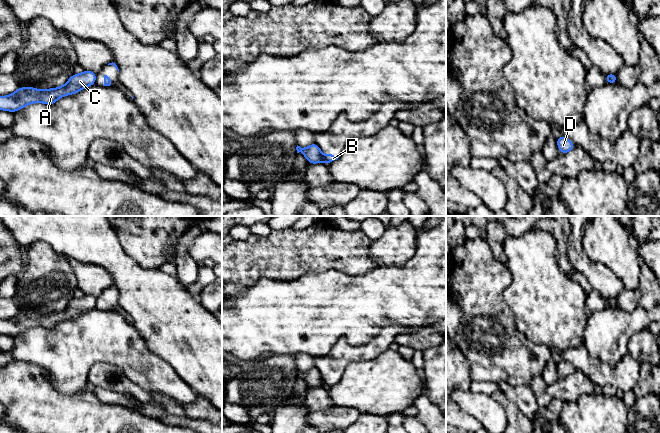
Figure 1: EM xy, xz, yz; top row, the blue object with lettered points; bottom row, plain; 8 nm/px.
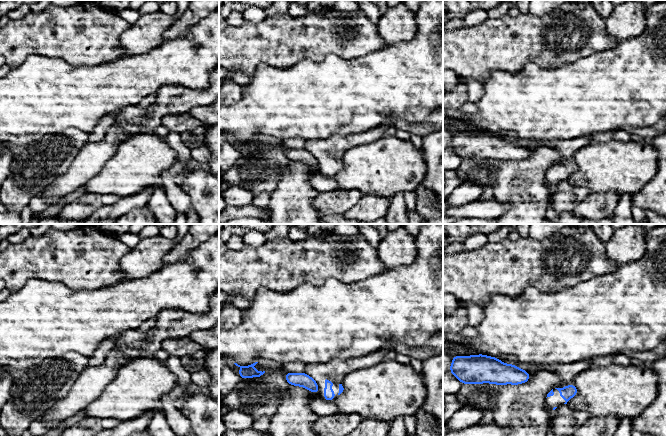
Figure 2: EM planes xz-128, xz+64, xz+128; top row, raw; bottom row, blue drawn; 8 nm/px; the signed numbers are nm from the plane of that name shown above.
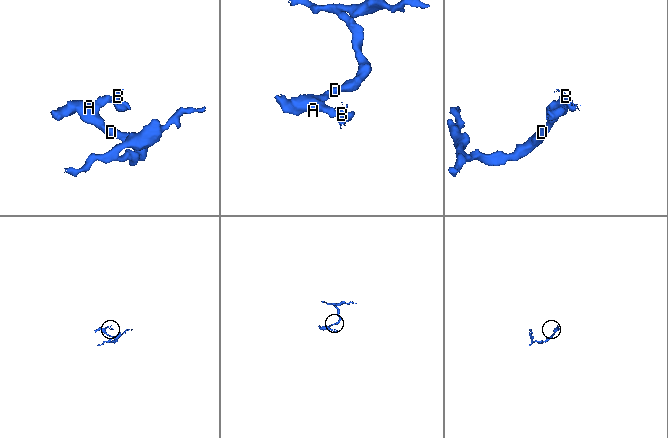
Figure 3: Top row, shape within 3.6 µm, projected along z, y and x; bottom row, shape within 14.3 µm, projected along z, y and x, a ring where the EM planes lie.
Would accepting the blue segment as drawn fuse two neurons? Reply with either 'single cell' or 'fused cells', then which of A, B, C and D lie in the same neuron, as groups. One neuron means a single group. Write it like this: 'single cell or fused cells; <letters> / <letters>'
fused cells; A C D / B

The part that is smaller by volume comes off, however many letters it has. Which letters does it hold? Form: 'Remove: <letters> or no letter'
Remove: B

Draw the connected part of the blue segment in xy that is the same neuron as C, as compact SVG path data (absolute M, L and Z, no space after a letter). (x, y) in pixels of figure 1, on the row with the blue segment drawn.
M85 70L81 74L73 74L68 82L58 88L35 89L33 87L21 87L9 96L0 96L0 110L16 112L28 104L41 102L53 105L59 98L76 94L78 91L95 84L96 73Z

